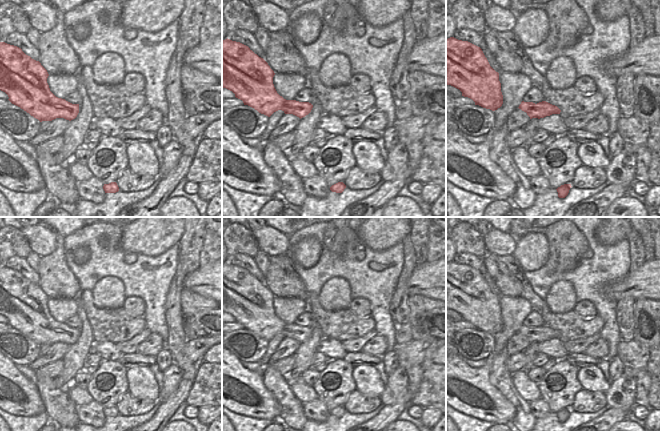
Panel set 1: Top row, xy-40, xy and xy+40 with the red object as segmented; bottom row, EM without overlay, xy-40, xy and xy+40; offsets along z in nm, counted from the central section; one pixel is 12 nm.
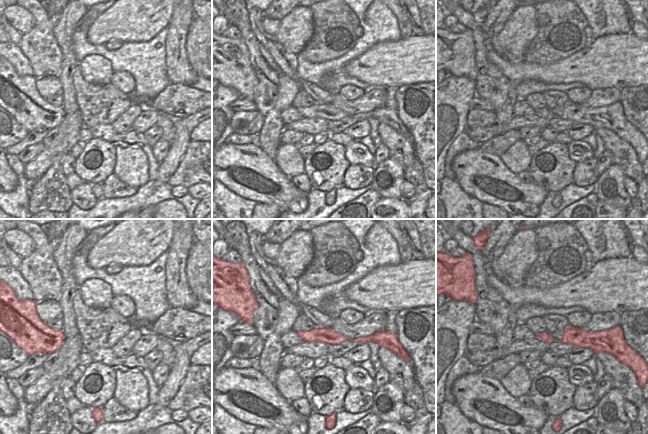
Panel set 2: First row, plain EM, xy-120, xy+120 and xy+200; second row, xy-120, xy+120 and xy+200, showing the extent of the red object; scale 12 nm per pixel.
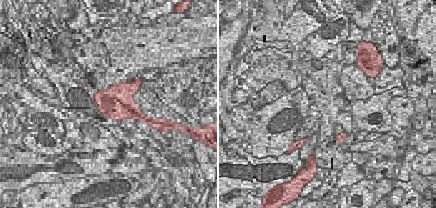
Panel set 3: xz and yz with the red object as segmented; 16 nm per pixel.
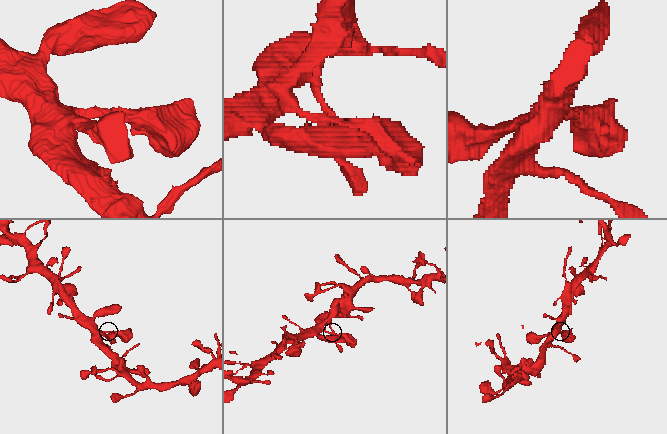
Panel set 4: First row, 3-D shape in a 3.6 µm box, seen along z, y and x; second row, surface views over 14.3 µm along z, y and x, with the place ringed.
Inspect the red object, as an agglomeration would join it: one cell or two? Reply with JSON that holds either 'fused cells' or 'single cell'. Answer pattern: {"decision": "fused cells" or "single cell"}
{"decision": "single cell"}

